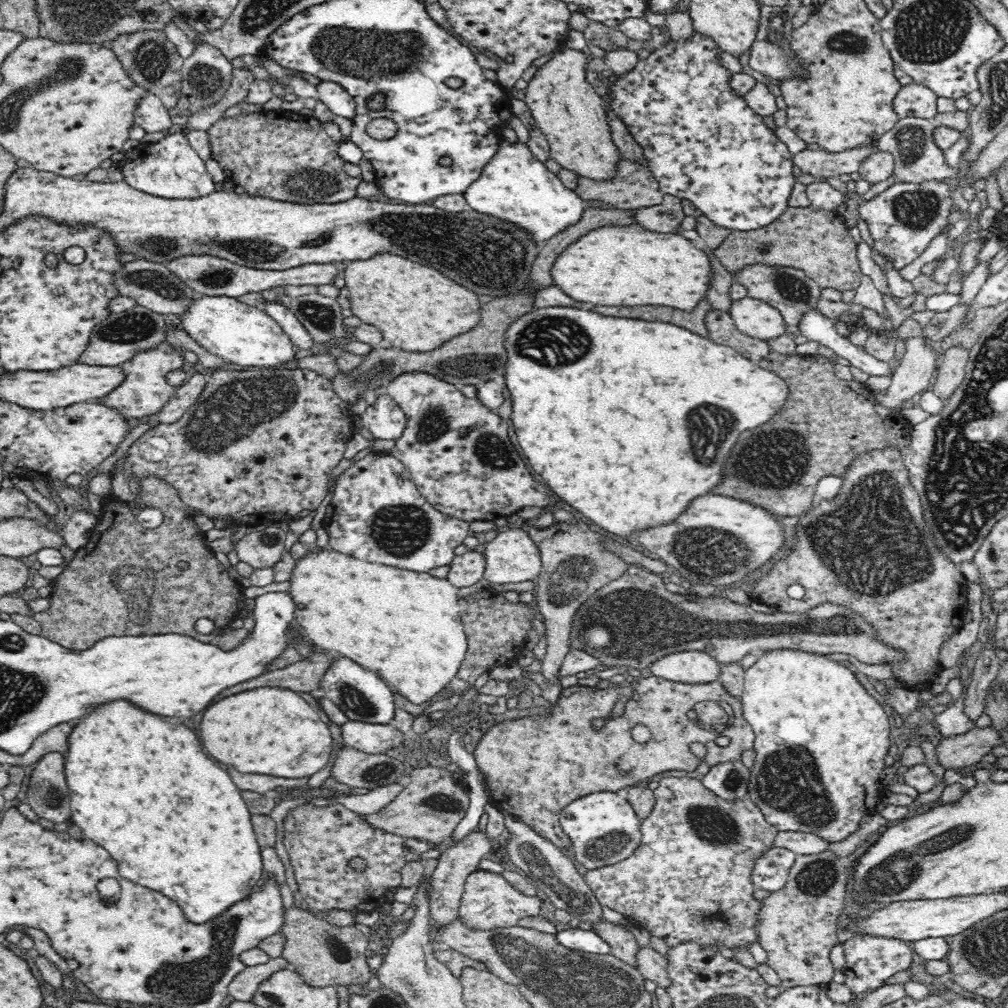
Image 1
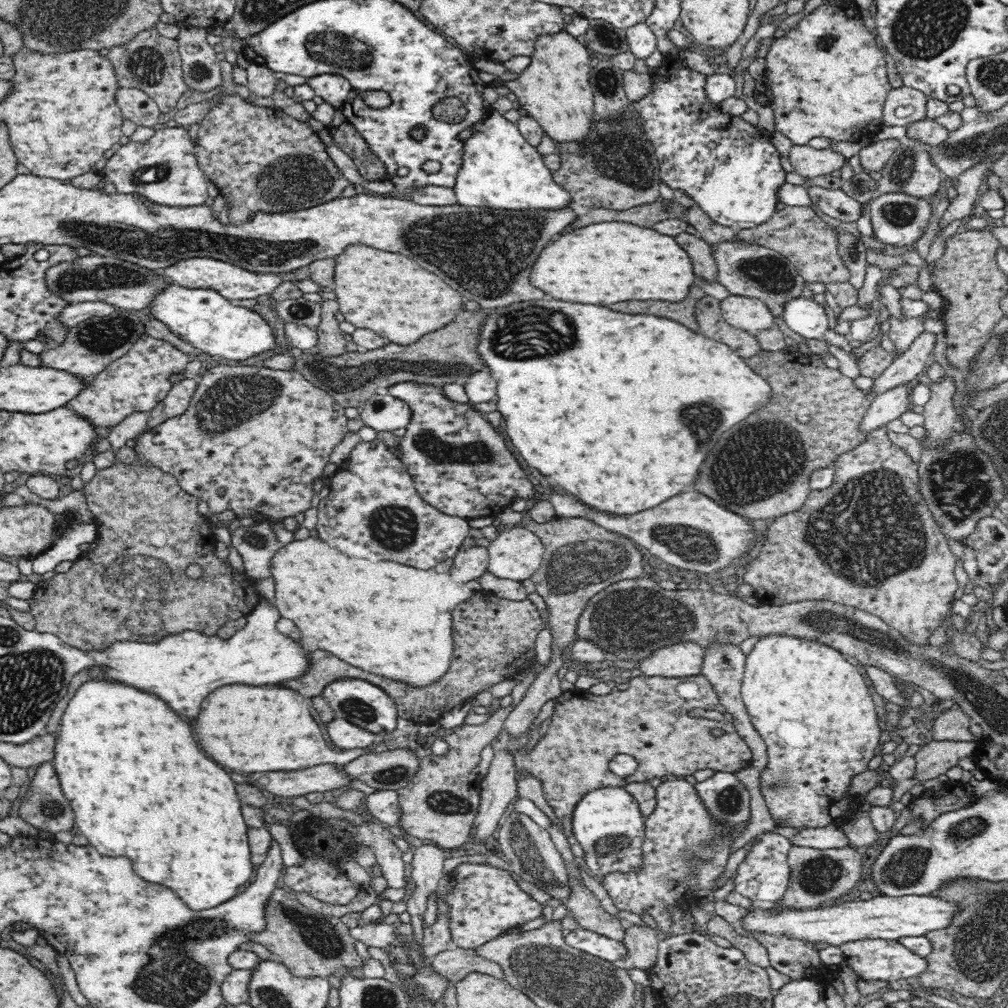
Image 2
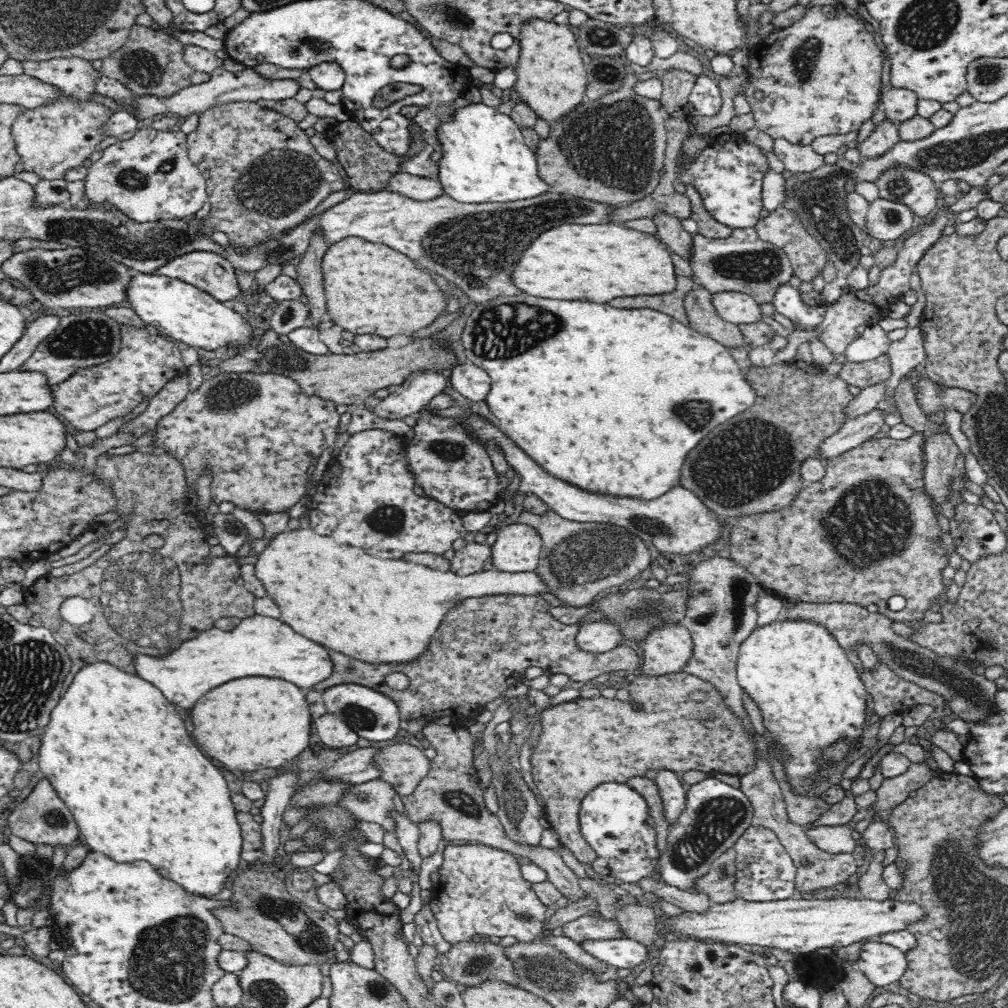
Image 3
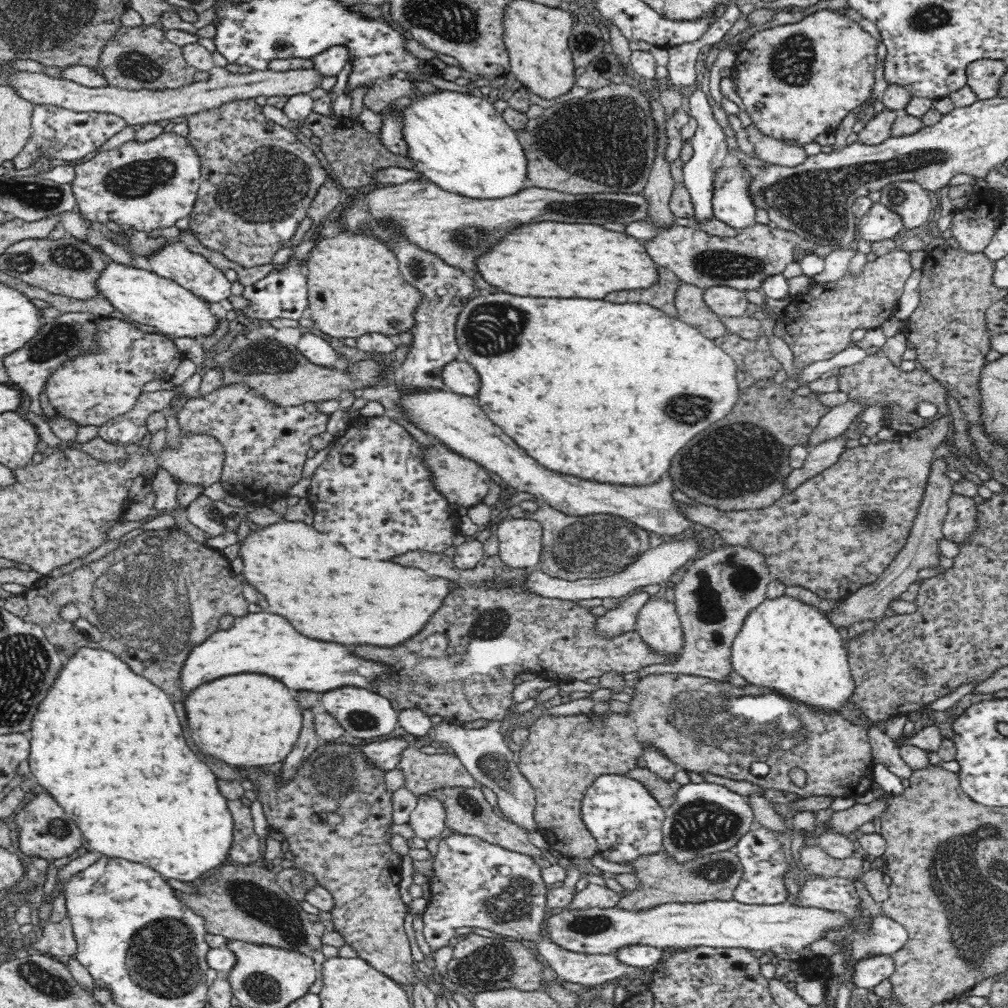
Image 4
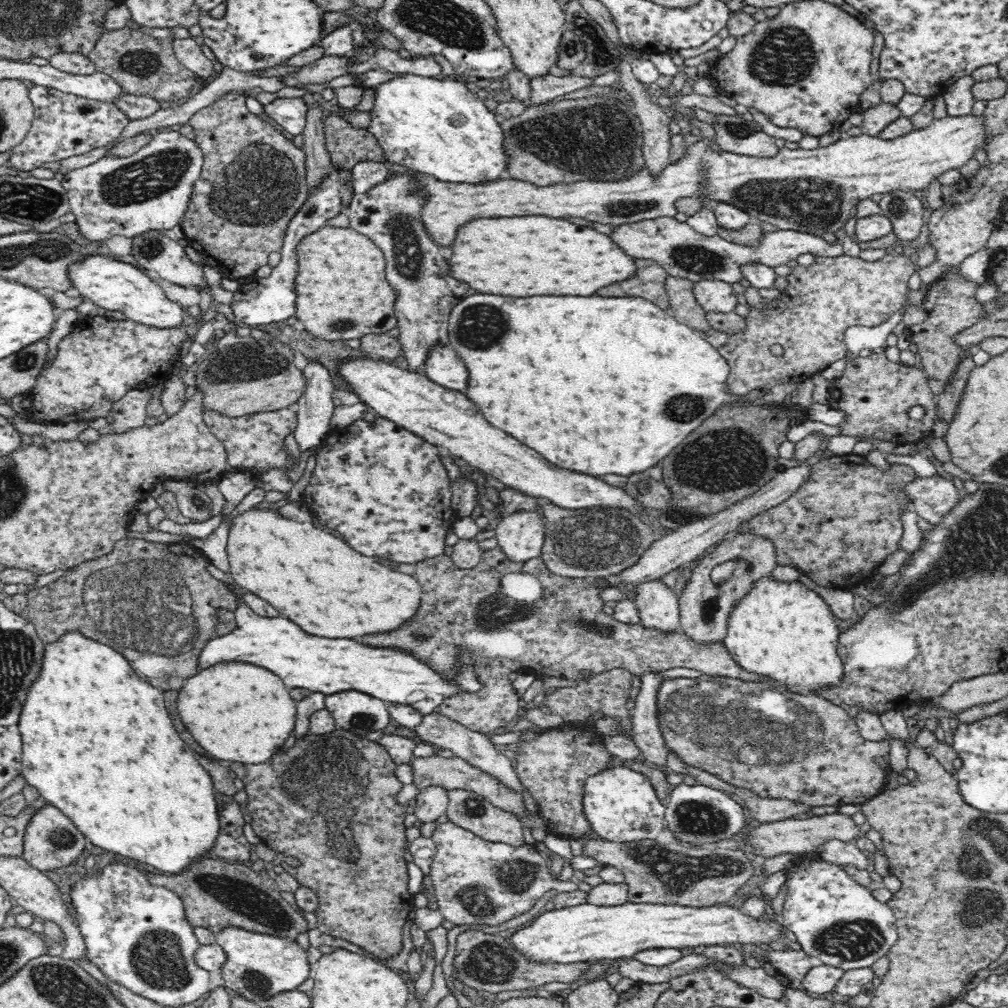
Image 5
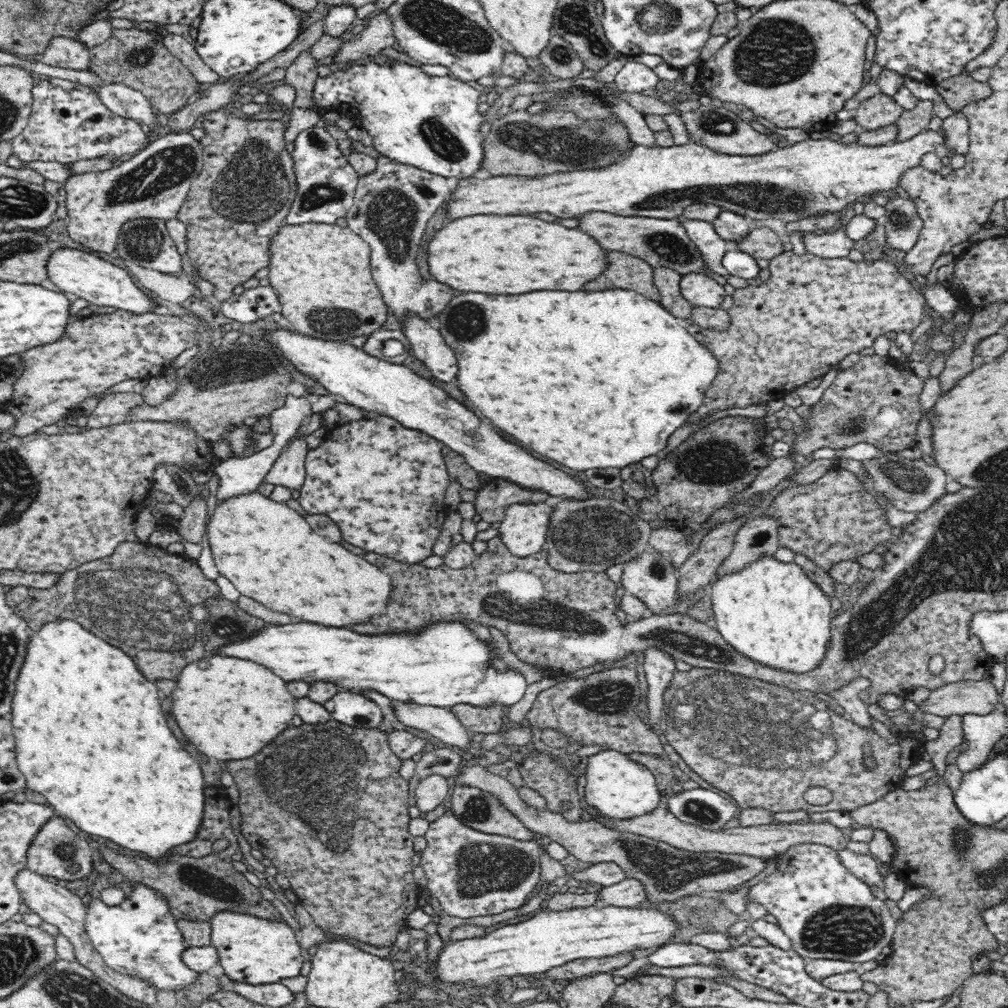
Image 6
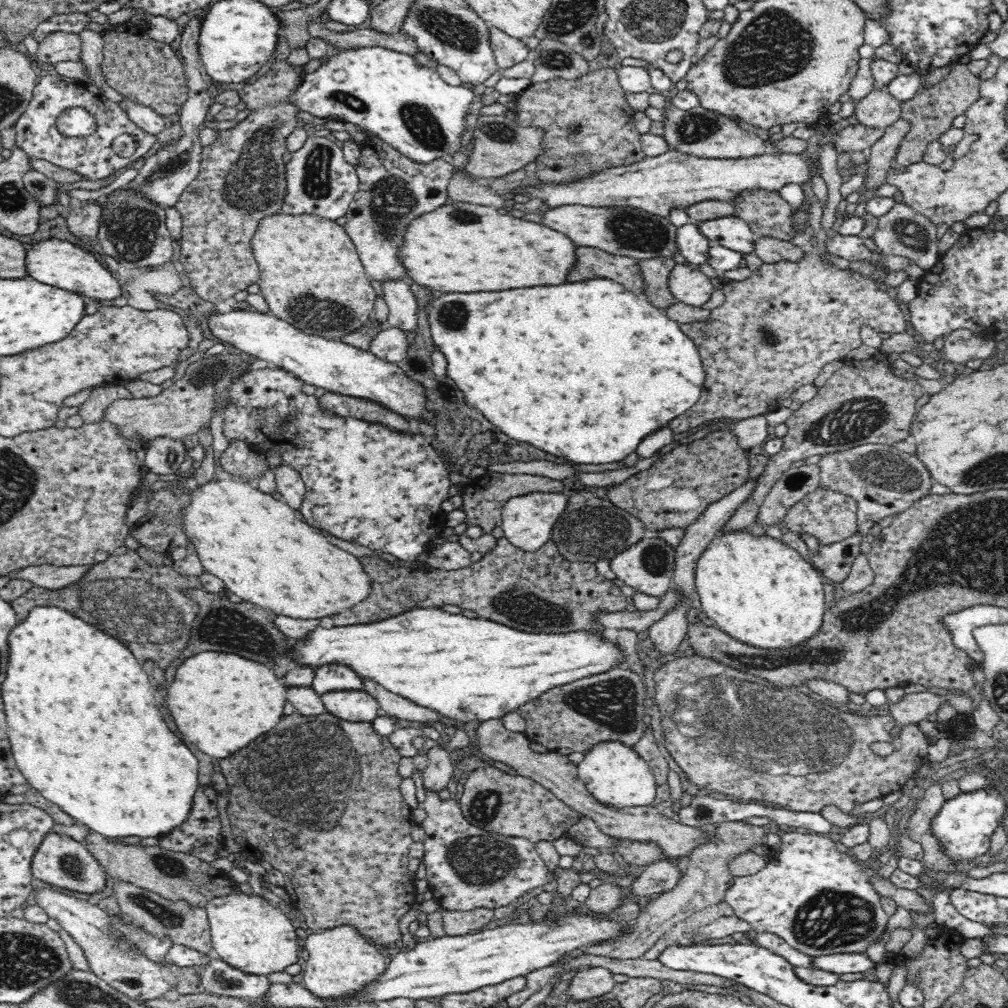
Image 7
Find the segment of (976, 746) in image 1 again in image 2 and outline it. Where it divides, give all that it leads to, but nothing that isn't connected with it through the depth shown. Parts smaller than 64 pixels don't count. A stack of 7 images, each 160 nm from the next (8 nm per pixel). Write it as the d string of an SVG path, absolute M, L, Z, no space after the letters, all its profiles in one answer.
M932 741L922 745L913 756L916 761L914 779L919 784L945 774L960 758L972 755L977 743L973 741Z

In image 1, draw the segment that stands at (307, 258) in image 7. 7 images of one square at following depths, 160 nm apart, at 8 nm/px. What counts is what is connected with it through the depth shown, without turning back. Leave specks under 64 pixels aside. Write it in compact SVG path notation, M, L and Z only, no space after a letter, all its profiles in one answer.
M392 253L344 263L342 272L347 288L349 311L362 323L378 327L392 347L428 352L444 342L468 332L480 318L478 295L464 290L440 272Z

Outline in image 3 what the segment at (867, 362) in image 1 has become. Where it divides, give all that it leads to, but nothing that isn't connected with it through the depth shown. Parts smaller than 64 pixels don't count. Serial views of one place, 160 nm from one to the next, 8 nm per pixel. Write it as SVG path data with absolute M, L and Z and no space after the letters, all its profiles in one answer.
M786 284L776 286L774 294L772 294L772 302L780 314L784 314L792 323L800 322L806 324L813 330L824 318L824 310L826 305L819 302L813 307L808 307L802 302L802 296L798 289Z

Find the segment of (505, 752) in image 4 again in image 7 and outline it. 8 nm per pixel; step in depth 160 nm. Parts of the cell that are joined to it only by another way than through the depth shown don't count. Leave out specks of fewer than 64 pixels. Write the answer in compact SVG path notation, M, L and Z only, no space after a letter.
M362 677L361 682L365 692L378 701L379 708L383 714L404 718L404 720L412 720L412 722L424 722L426 725L432 724L432 722L442 722L440 713L417 705L407 698L390 693L380 684L373 682L372 679Z

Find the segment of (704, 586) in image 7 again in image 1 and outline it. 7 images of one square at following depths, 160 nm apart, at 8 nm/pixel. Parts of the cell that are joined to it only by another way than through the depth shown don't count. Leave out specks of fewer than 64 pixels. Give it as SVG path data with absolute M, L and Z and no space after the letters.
M793 648L764 650L757 656L756 662L745 669L744 693L741 696L743 717L749 722L755 741L753 750L756 752L755 763L749 776L748 797L762 811L768 823L779 831L786 832L808 832L817 834L828 842L844 840L848 834L852 834L860 827L862 818L875 814L876 804L880 803L882 790L886 786L879 781L880 772L886 765L891 750L890 726L892 721L883 707L864 689L852 670L841 662L829 659L824 654L806 652L805 650L794 650Z

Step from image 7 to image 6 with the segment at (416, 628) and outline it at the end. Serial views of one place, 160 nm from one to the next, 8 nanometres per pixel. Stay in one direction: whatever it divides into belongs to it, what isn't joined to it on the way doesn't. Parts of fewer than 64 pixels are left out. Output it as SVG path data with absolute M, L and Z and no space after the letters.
M435 621L418 634L378 634L378 636L356 634L344 628L330 628L330 626L320 626L320 624L268 625L252 640L234 642L230 646L224 646L222 652L226 656L258 662L274 670L286 682L292 682L292 680L332 681L332 683L338 683L340 687L354 688L358 691L376 691L391 700L449 710L459 704L484 707L484 709L494 705L507 708L516 704L529 686L524 674L517 669L507 664L504 671L494 668L494 665L490 664L492 650L488 648L488 644L474 638L474 634L458 621Z

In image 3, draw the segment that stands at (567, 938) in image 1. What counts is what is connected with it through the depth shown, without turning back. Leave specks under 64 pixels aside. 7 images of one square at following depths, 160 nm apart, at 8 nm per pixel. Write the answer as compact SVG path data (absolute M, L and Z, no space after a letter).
M624 937L621 939L586 941L582 948L594 958L616 968L634 968L648 960L650 946Z

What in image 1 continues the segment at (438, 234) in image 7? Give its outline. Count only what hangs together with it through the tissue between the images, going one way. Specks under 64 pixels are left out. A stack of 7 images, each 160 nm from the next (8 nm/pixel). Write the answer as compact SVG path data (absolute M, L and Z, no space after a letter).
M638 223L620 226L604 226L592 230L572 242L560 256L554 260L550 270L552 282L564 290L570 298L578 302L592 302L598 306L642 306L642 304L658 304L672 306L680 310L692 310L700 298L706 296L712 267L710 259L704 251L699 250L682 234L660 233L648 230Z

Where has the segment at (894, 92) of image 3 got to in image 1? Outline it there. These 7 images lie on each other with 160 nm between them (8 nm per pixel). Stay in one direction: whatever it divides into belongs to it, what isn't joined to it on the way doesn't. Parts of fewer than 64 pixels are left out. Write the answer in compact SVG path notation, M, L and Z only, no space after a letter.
M908 84L901 86L901 90L893 101L893 110L898 118L913 116L932 119L938 113L938 96L927 86Z

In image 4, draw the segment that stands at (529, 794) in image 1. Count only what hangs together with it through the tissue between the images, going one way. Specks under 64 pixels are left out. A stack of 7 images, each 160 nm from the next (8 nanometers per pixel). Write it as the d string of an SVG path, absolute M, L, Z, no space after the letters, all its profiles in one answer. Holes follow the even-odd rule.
M656 674L641 678L636 684L636 691L629 704L631 711L627 715L587 713L541 716L535 720L522 736L520 761L517 765L534 789L536 804L533 818L536 830L543 835L549 848L576 861L590 859L598 851L596 839L581 816L583 794L601 774L625 774L636 767L636 760L641 757L642 748L646 744L664 752L685 771L727 776L735 781L758 785L764 790L781 790L793 794L795 798L823 796L854 799L875 787L875 762L865 730L875 721L863 712L848 720L837 710L825 710L805 702L789 700L784 694L776 694L776 690L764 690L764 694L740 694L740 698L736 698L732 692L736 692L736 687L726 681L686 674ZM792 768L801 768L806 773L806 785L803 788L796 787L790 781L788 772Z

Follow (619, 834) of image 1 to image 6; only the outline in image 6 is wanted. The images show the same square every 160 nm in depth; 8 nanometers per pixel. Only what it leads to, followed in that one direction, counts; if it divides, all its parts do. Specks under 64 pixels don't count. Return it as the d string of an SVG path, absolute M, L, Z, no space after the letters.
M602 749L580 765L583 802L608 819L632 819L652 812L660 804L659 787L652 771L617 750Z

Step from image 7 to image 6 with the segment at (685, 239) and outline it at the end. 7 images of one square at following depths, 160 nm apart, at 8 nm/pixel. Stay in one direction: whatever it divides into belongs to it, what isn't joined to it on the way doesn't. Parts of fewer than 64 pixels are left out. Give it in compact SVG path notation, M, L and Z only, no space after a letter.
M686 220L682 225L686 229L686 235L692 240L692 244L696 245L697 252L702 255L704 266L727 278L730 274L722 266L721 260L729 246L715 233L716 229L712 223Z

